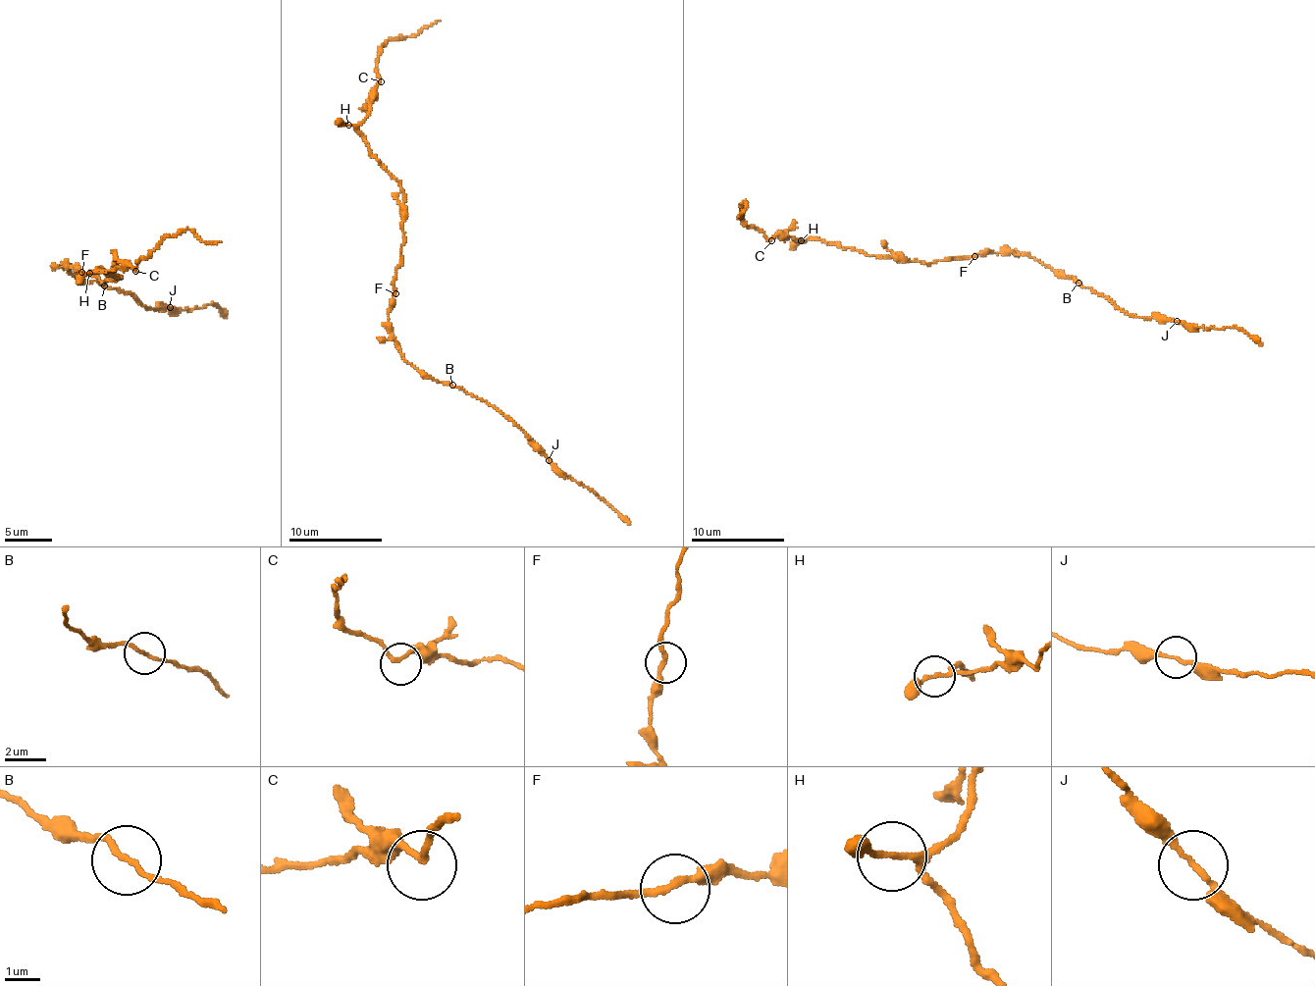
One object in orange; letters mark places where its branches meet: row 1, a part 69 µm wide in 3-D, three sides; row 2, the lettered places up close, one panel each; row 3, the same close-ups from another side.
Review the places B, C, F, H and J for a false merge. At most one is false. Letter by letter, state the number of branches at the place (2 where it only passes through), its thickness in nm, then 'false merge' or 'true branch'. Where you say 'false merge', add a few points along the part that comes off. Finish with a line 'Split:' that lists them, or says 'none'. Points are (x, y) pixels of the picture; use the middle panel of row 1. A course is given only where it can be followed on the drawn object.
B: 2 branches meet; 150 nm thick; true branch
C: 2 branches meet; 160 nm thick; true branch
F: 2 branches meet; 180 nm thick; true branch
H: 2 branches meet; 170 nm thick; true branch
J: 2 branches meet; 160 nm thick; true branch
Split: none

